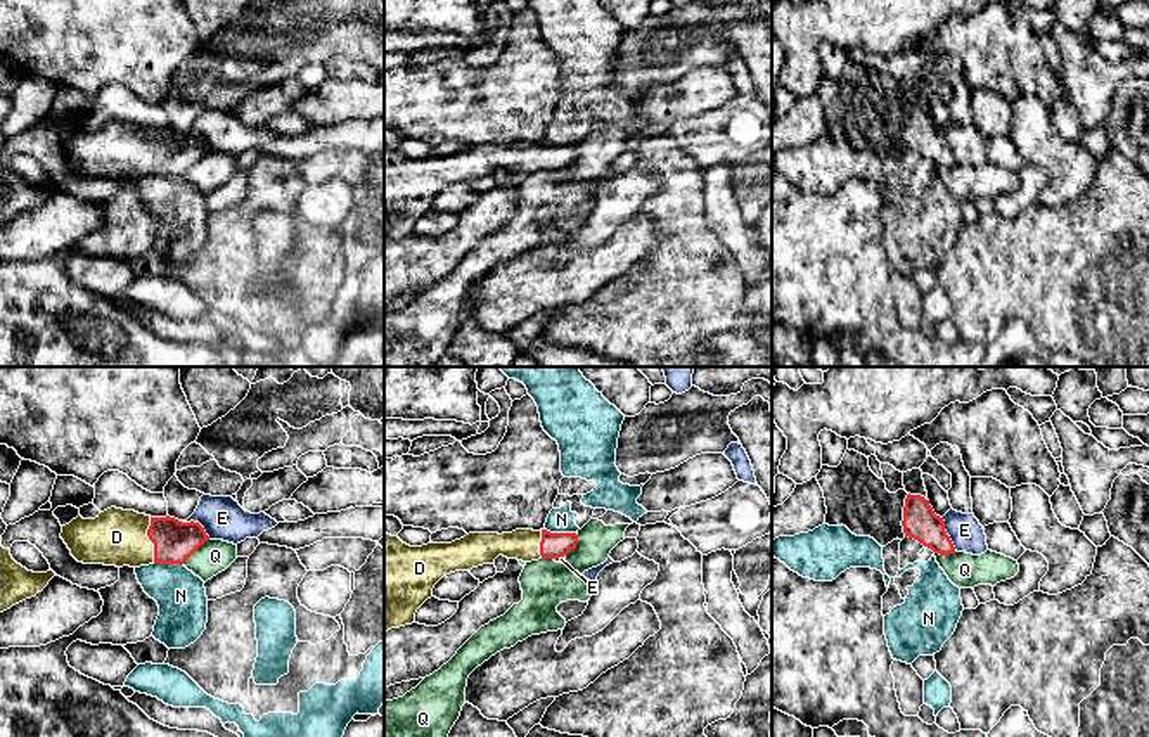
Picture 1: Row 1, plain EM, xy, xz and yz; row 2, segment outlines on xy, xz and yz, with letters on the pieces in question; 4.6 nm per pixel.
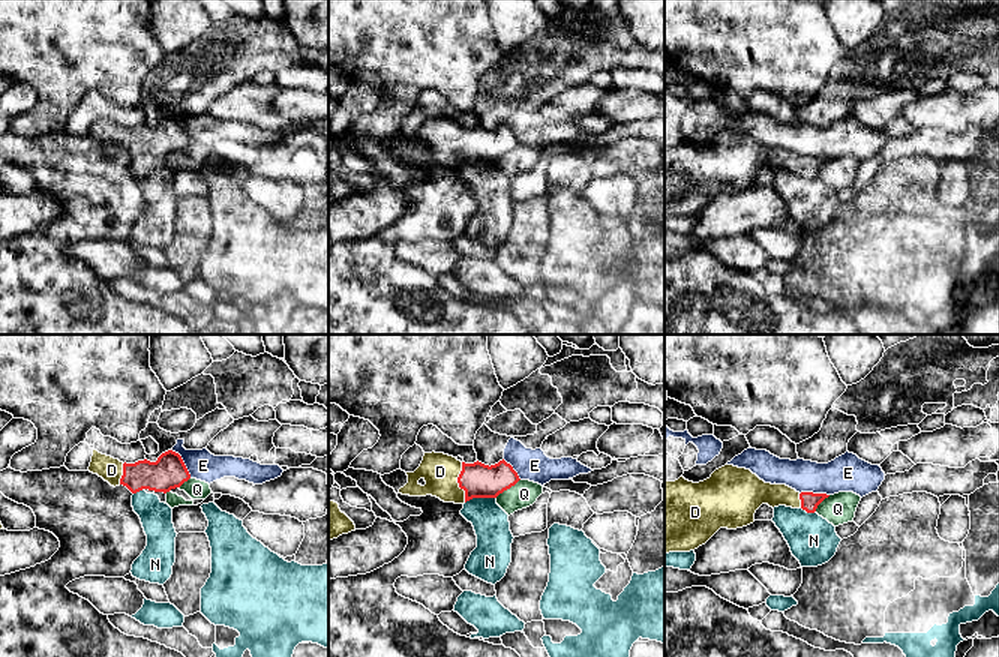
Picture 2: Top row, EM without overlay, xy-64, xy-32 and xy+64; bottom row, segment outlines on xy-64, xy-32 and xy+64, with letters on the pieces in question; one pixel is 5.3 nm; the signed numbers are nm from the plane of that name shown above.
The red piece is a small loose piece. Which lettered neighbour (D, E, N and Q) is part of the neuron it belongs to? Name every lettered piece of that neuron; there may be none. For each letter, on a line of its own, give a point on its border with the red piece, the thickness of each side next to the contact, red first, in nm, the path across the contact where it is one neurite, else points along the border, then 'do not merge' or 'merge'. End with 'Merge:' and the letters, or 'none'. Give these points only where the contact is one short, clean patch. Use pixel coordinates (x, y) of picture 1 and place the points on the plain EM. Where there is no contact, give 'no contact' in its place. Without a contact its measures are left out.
D: meets red in xy at (149, 151); 190 nm thick on the red side, 260 nm on the other; runs through xy (173, 153), (149, 151), (116, 149); merge
E: meets red in xy at (198, 135); 190 nm thick on the red side, 200 nm on the other; do not merge
N: meets red in xz at (559, 146); 120 nm thick on the red side, 110 nm on the other; border along xz (544, 140), (575, 146); do not merge
Q: meets red in xy at (194, 163); 190 nm thick on the red side, 160 nm on the other; border along xy (208, 151), (182, 175); do not merge
Merge: D

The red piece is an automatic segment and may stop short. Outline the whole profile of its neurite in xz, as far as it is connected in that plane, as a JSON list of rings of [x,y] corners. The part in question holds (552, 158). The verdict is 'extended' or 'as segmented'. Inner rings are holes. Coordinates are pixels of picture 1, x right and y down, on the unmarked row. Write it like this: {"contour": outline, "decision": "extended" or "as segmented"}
{"contour": [[[516,142],[502,147],[469,145],[452,156],[410,159],[384,145],[384,244],[415,235],[417,221],[450,185],[493,176],[498,168],[523,175],[559,171],[576,156],[576,145]]], "decision": "extended"}

